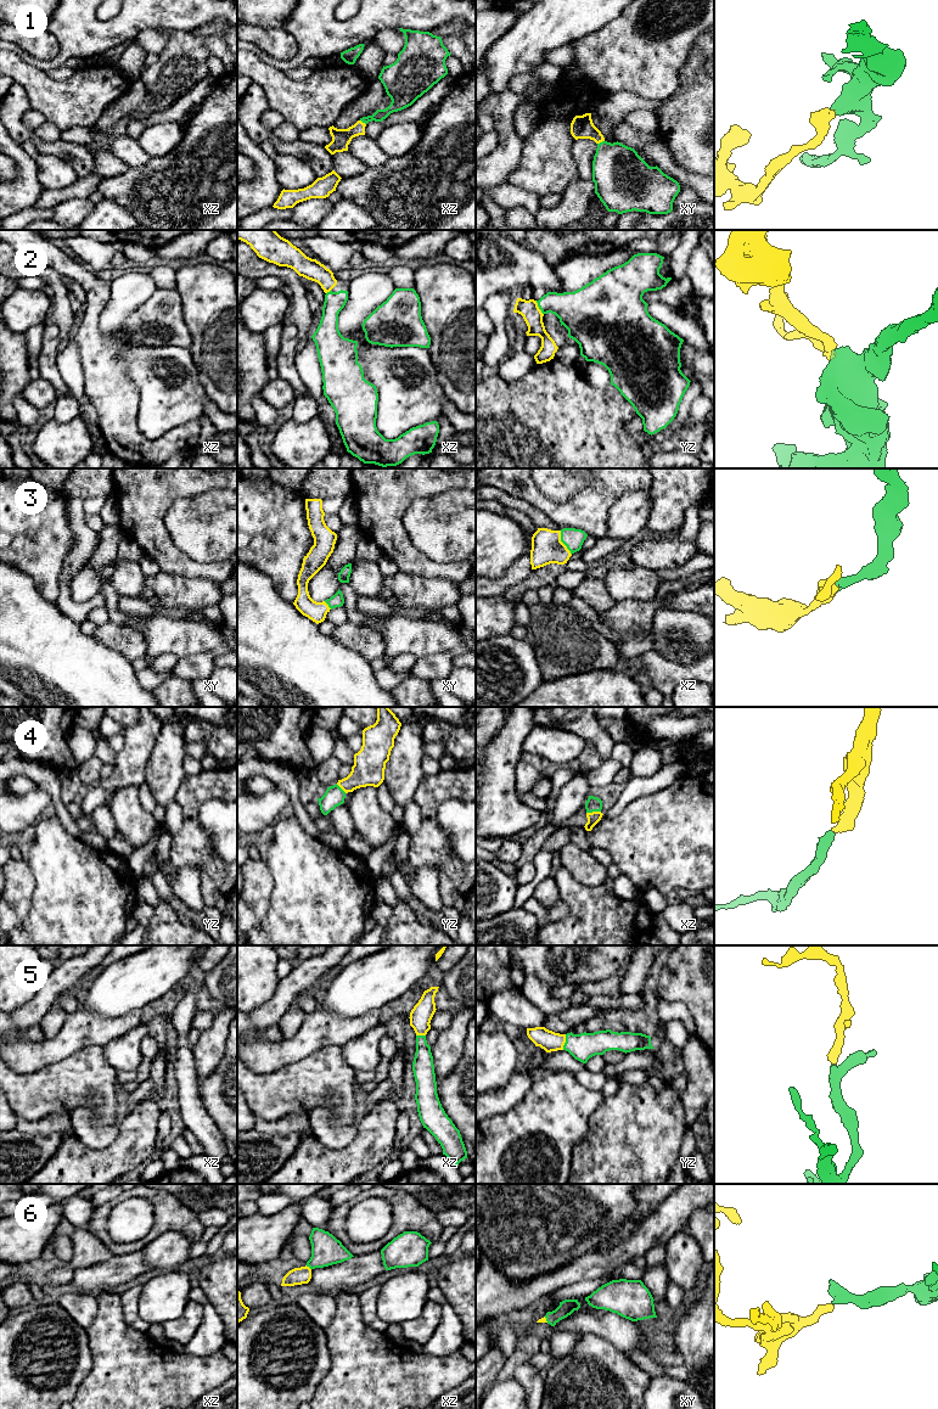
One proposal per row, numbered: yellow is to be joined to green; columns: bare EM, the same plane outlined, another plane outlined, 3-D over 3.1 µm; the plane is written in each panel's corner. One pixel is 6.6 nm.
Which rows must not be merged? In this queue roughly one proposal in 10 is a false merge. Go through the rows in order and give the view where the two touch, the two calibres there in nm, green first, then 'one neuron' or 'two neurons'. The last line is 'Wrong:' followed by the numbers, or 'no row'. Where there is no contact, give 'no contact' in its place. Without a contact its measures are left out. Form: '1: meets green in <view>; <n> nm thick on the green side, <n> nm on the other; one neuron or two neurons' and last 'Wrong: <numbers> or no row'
1: meets green in xy; 360 nm thick on the green side, 160 nm on the other; one neuron
2: meets green in yz; 260 nm thick on the green side, 130 nm on the other; one neuron
3: meets green in xz; 140 nm thick on the green side, 200 nm on the other; one neuron
4: meets green in xz; 100 nm thick on the green side, 80 nm on the other; one neuron
5: meets green in yz; 180 nm thick on the green side, 140 nm on the other; one neuron
6: meets green in xz; 200 nm thick on the green side, 110 nm on the other; one neuron
Wrong: no row

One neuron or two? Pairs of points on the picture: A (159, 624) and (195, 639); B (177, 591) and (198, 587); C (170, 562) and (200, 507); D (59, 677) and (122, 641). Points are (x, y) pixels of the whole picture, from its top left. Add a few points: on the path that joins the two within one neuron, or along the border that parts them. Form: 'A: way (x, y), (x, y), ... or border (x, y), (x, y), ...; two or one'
A: way (168, 633), (172, 636), (186, 638); one
B: way (181, 591), (194, 591); one
C: border (164, 521), (172, 540), (190, 557), (202, 562); two
D: border (91, 635), (118, 651), (132, 663); two

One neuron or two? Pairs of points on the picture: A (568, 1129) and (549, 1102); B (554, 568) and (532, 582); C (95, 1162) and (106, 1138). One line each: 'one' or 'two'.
A: one
B: one
C: two

